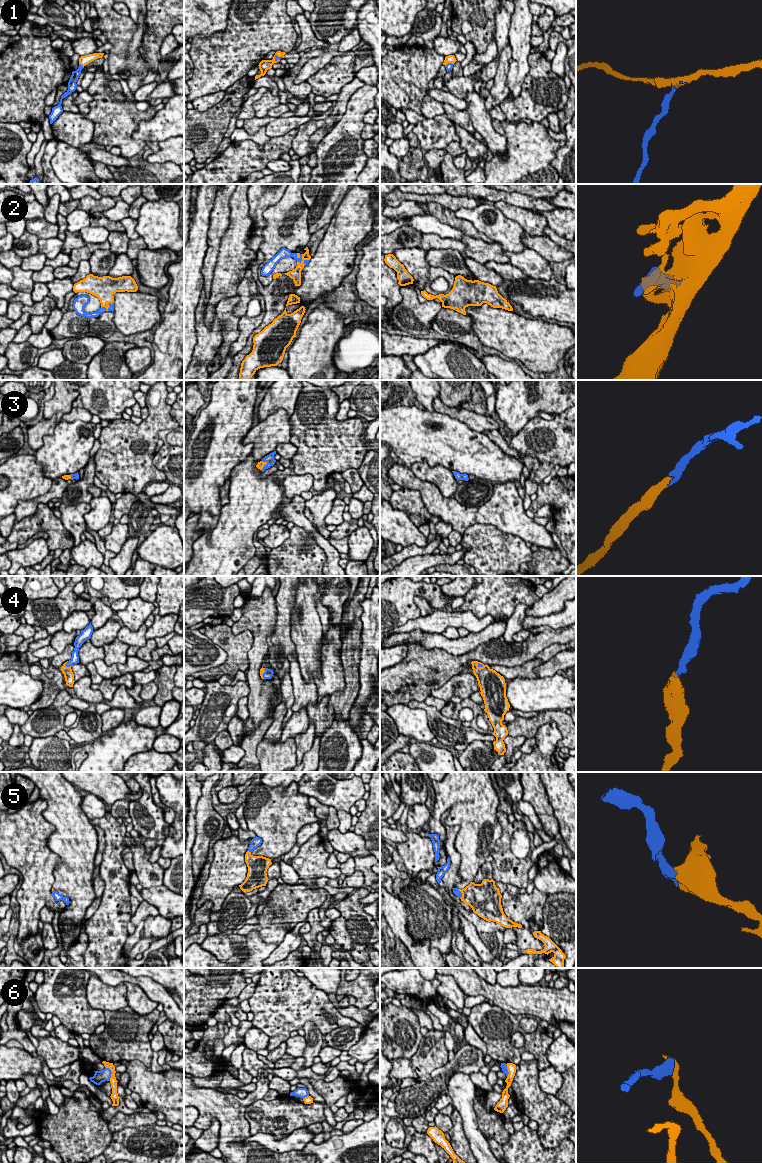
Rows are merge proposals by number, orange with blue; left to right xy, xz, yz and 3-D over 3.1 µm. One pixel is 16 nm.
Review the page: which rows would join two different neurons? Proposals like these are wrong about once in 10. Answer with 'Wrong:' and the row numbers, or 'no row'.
Wrong: 6

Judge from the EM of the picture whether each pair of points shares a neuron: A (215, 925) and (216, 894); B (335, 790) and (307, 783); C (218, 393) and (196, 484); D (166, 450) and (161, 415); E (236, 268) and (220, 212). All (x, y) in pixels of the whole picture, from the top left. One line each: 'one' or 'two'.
A: two
B: one
C: one
D: two
E: two

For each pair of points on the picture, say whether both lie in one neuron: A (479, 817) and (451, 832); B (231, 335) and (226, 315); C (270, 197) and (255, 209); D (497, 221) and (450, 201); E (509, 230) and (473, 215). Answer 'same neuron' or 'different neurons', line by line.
A: different neurons
B: same neuron
C: same neuron
D: different neurons
E: same neuron

